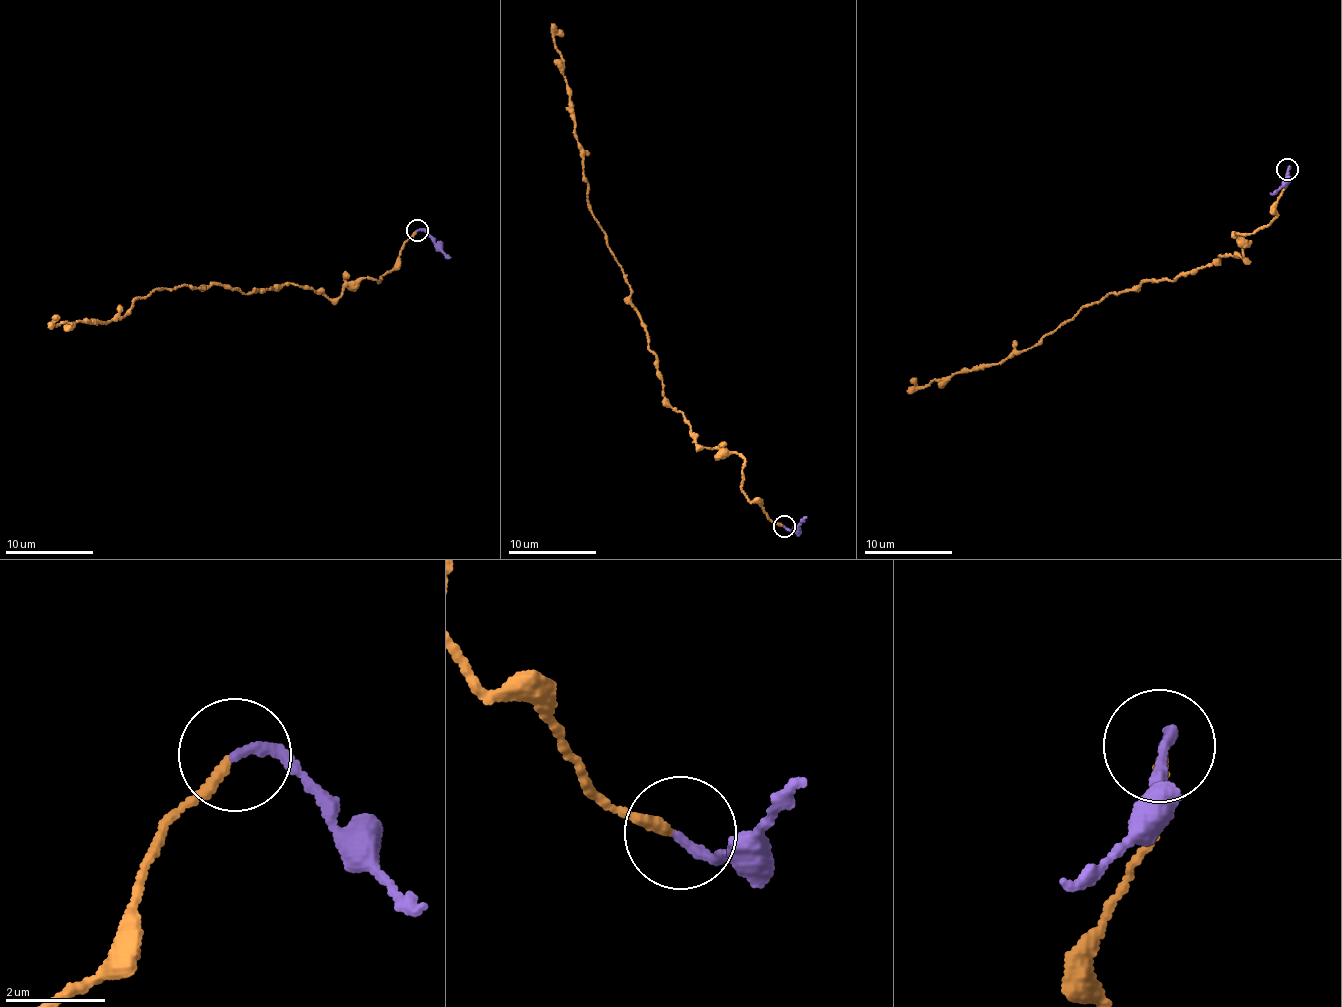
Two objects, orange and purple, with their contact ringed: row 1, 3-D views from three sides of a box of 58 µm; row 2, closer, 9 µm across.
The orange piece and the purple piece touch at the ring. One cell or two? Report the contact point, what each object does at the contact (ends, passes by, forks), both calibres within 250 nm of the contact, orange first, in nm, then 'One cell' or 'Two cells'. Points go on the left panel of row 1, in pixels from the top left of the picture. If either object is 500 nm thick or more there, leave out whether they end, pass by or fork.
Place: (417, 230). At the ring orange ends. At the ring purple ends. Thickness 200 nm (orange) against 190 nm. One cell

